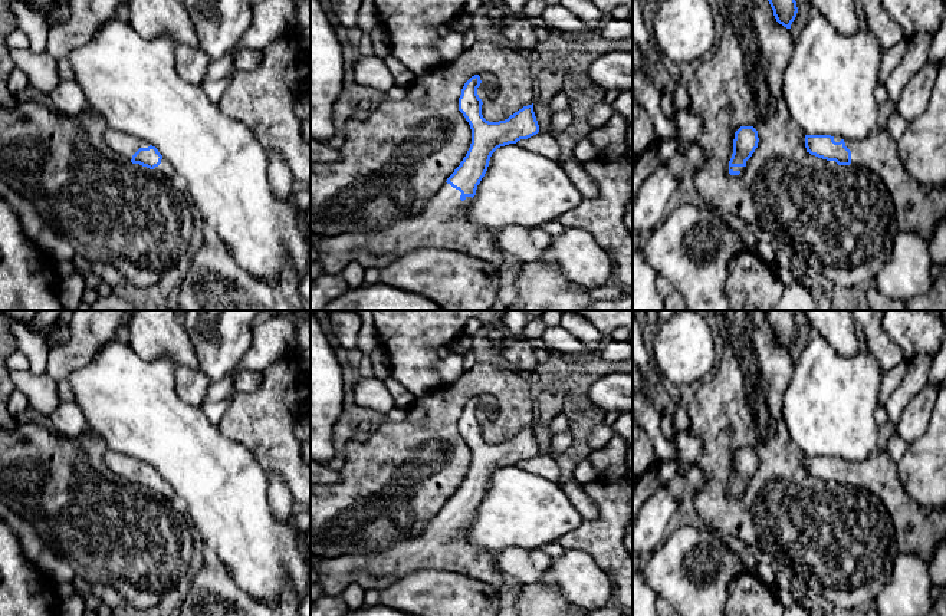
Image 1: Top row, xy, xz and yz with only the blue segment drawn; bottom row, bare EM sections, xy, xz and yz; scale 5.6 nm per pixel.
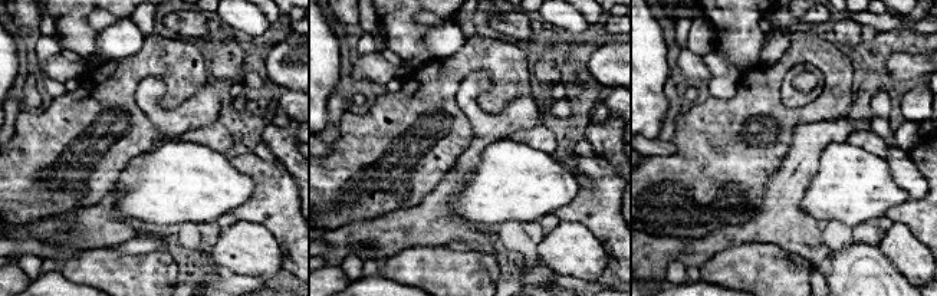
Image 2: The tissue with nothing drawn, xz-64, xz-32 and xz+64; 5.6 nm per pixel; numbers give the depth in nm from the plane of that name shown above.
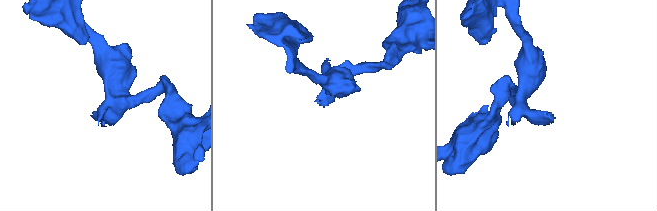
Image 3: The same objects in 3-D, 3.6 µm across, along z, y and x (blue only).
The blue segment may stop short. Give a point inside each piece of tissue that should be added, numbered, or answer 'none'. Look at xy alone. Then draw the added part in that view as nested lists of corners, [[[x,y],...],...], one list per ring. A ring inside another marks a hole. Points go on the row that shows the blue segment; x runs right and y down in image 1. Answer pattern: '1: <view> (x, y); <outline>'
1: xy (125, 145); [[[108,128],[105,131],[105,142],[109,149],[119,154],[125,161],[131,162],[132,155],[139,148],[148,148],[150,142],[127,135],[124,132]]]

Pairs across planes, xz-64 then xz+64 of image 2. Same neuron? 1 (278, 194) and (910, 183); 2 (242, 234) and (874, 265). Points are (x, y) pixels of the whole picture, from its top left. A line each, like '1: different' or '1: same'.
1: different
2: different

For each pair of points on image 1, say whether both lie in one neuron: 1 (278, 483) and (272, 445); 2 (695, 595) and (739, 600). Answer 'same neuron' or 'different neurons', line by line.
1: different neurons
2: different neurons

